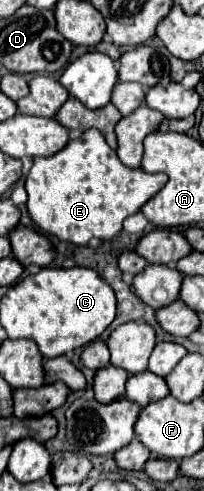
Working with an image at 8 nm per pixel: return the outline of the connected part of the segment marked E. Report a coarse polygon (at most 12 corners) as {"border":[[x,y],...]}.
{"border":[[101,132],[33,158],[43,232],[115,238],[167,174],[123,166]]}

